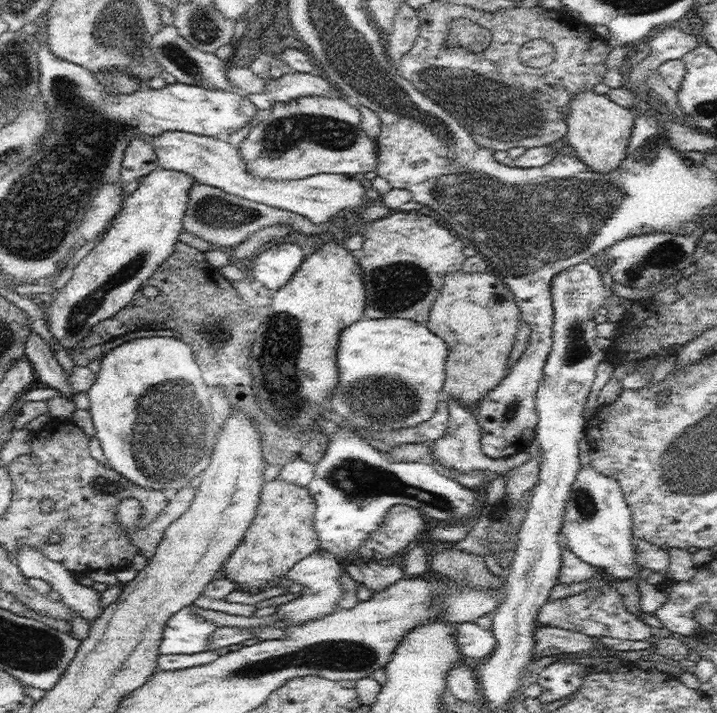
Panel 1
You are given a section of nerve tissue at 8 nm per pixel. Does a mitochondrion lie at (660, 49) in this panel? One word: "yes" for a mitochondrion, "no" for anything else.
no

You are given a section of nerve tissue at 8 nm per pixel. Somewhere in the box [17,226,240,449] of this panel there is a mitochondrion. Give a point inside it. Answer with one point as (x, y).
(79, 316)

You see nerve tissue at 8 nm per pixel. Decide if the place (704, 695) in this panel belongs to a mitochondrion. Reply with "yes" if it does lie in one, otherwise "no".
no

